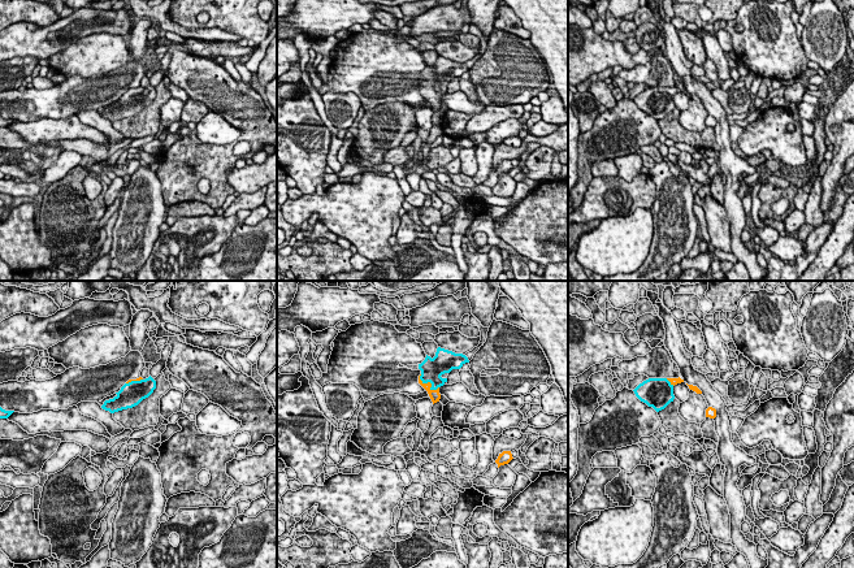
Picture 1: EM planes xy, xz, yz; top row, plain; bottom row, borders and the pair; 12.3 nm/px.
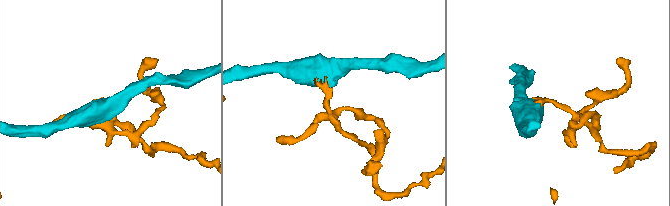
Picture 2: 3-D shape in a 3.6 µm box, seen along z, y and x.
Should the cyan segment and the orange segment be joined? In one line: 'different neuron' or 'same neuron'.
different neuron

